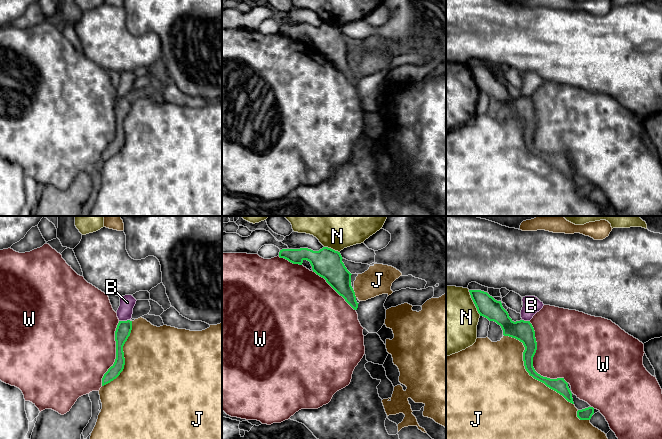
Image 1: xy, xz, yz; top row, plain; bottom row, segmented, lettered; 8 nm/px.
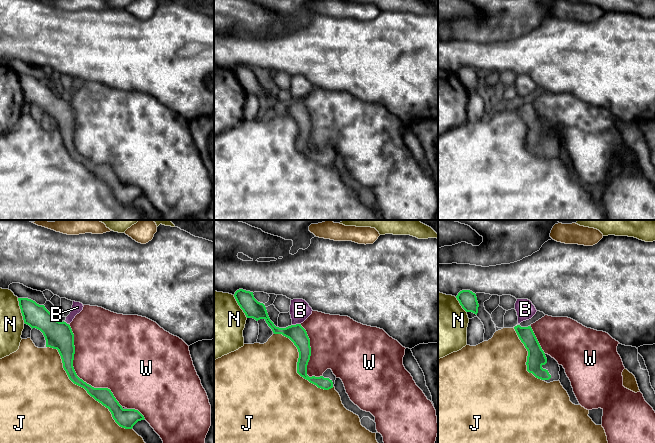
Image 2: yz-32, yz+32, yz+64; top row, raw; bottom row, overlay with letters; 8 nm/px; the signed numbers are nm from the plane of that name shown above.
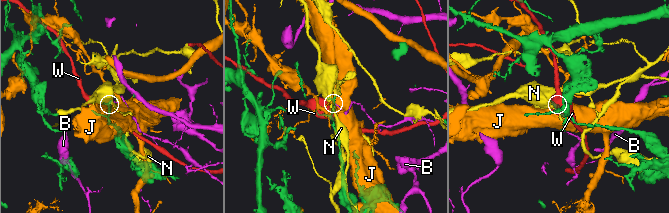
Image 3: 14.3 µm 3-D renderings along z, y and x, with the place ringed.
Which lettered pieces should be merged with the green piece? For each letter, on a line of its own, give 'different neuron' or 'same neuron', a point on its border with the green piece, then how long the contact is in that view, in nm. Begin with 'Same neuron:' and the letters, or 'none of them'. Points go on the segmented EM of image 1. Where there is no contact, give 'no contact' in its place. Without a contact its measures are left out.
Same neuron: none of them
B: different neuron; meets green in xy at (124, 321); contact 90 nm long
J: different neuron; meets green in yz at (527, 371); contact 800 nm long
N: different neuron; meets green in yz at (474, 303); contact 220 nm long
W: different neuron; meets green in yz at (532, 362); contact 600 nm long

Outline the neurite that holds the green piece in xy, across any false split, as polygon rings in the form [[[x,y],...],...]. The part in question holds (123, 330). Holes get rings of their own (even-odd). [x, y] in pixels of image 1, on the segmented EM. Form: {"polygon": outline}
{"polygon": [[[119,321],[115,331],[116,341],[116,359],[114,364],[108,369],[102,378],[102,386],[116,379],[124,369],[125,358],[123,346],[130,336],[132,330],[132,321]]]}

